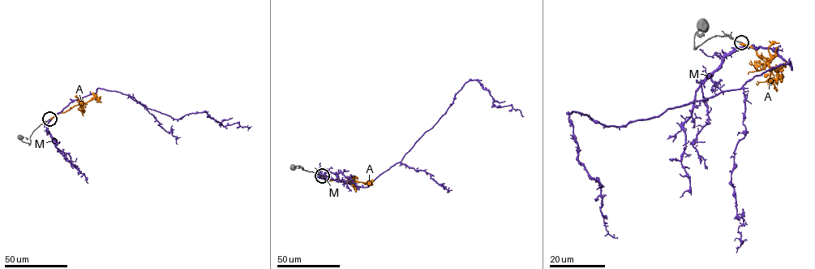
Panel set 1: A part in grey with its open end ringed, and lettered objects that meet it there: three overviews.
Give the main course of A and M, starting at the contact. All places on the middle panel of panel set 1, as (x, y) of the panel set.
A: (322, 175), (348, 182), (367, 183), (373, 180)
M: (322, 175), (368, 186), (401, 161), (469, 80), (478, 80), (488, 90), (494, 106), (512, 106), (524, 116)

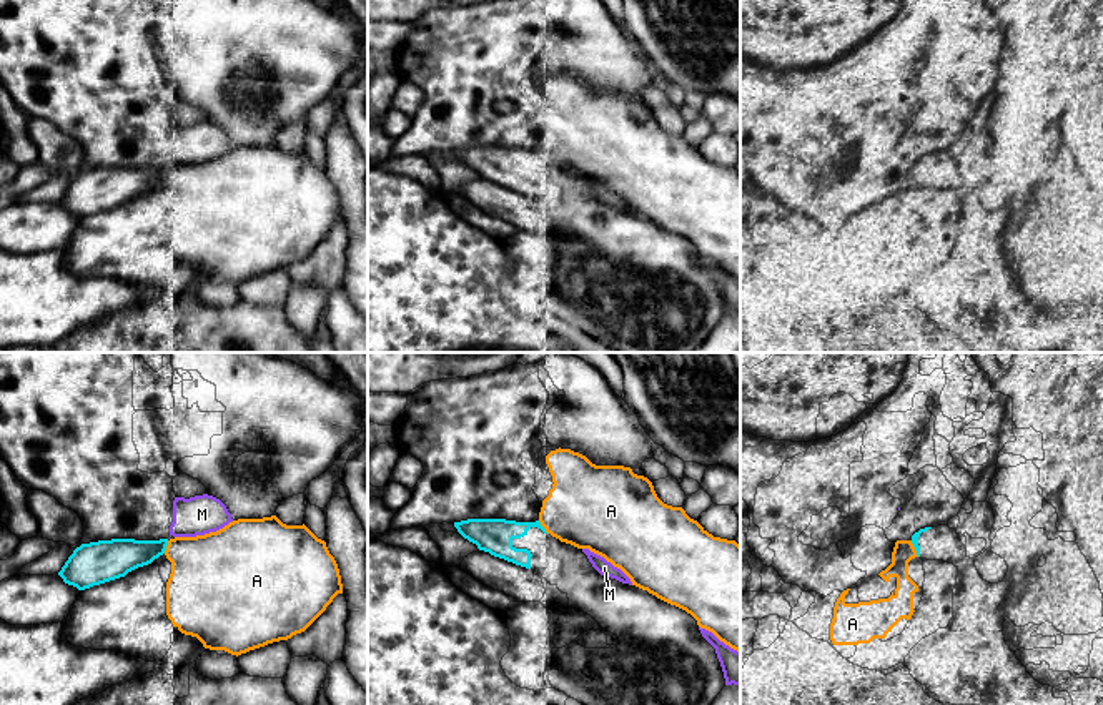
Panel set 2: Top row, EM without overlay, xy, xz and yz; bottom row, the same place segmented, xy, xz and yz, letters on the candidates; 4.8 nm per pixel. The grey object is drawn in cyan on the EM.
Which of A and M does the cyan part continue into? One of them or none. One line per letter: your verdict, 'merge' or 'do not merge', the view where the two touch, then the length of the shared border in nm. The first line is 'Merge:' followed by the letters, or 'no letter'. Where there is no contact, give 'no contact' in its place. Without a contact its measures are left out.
Merge: M
A: do not merge; contact in yz; length 90 nm
M: merge; no contact

